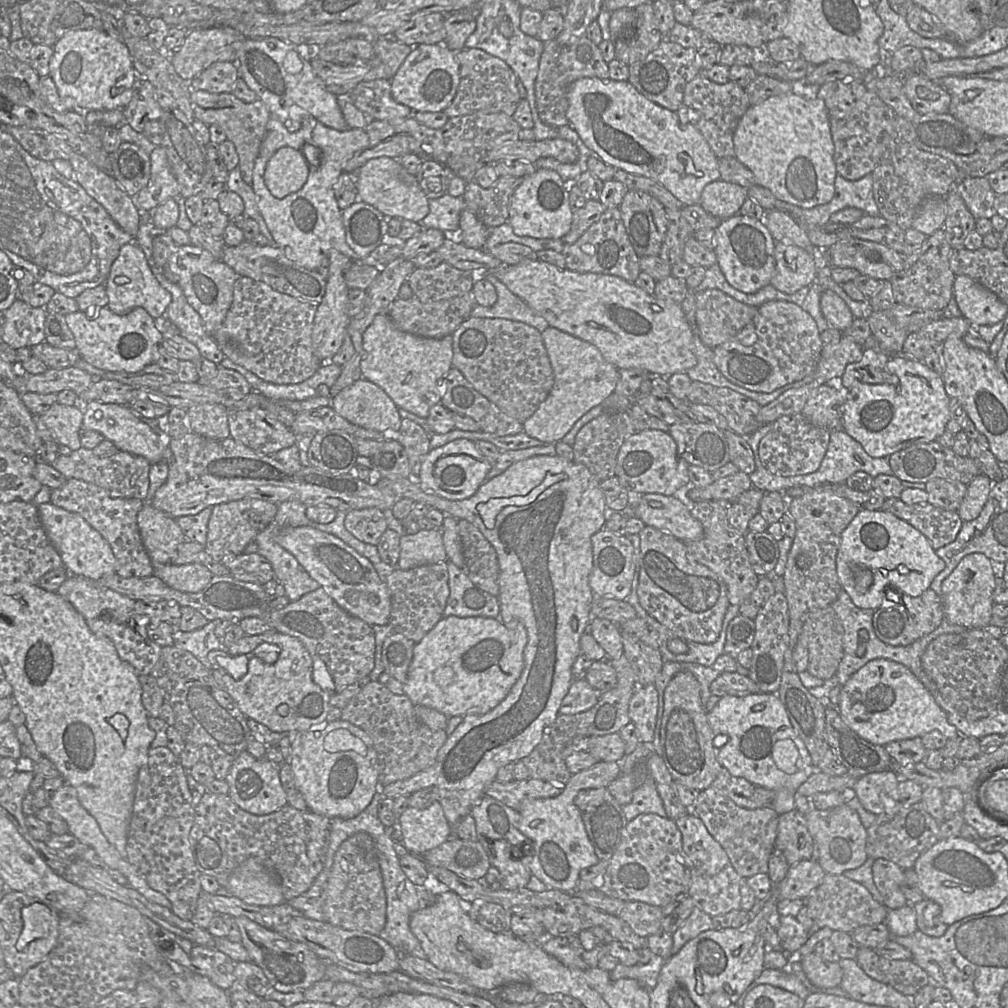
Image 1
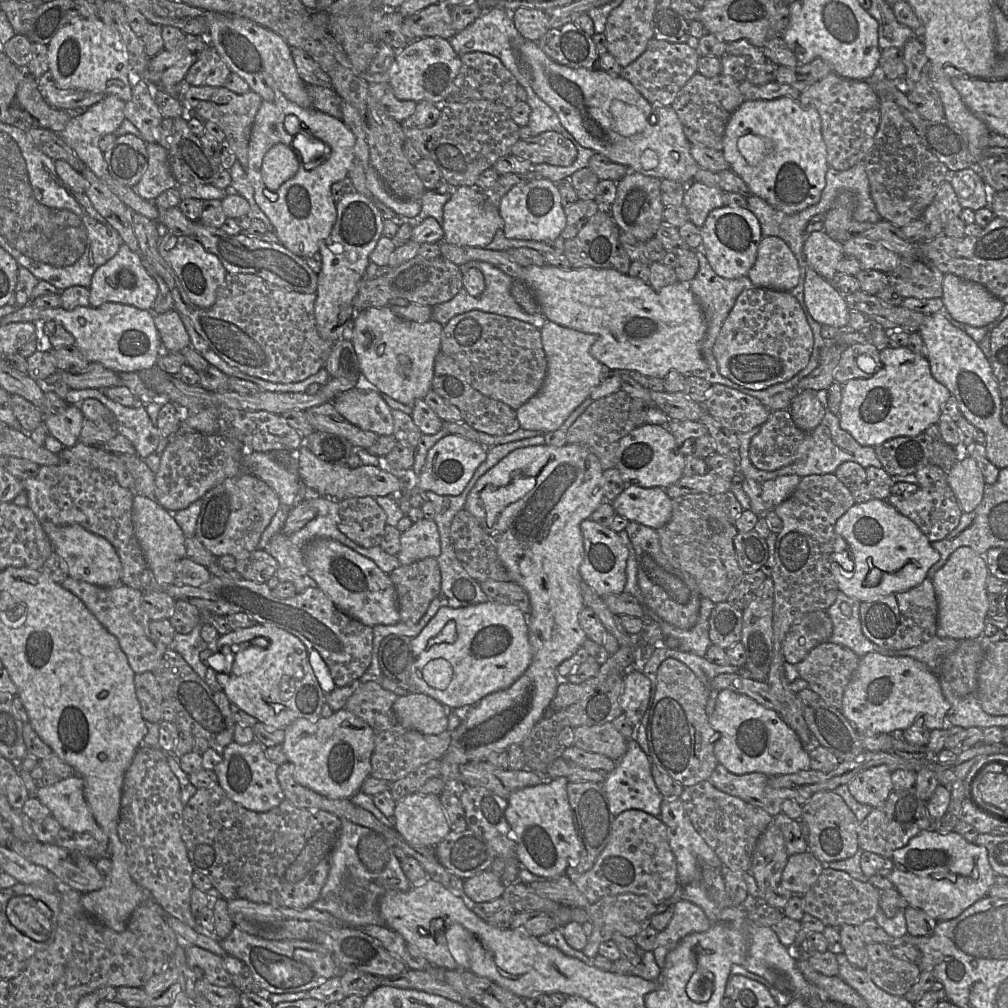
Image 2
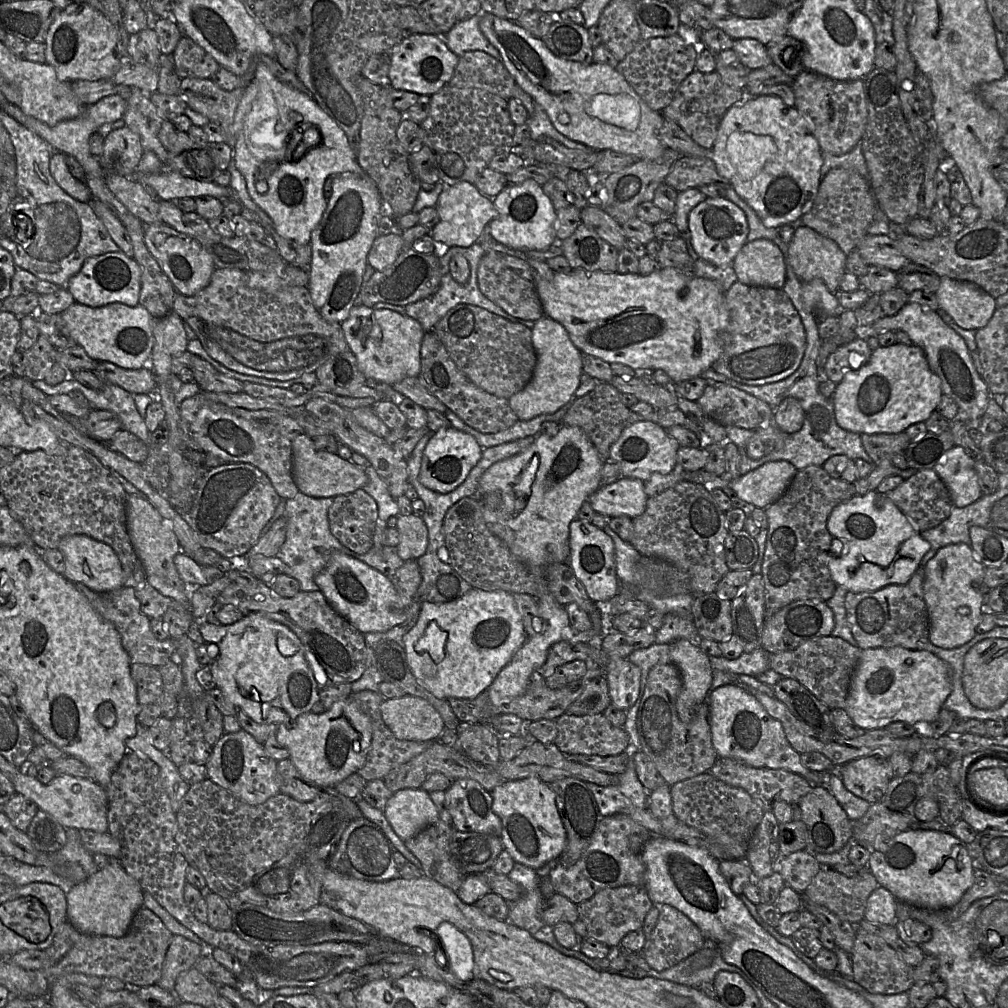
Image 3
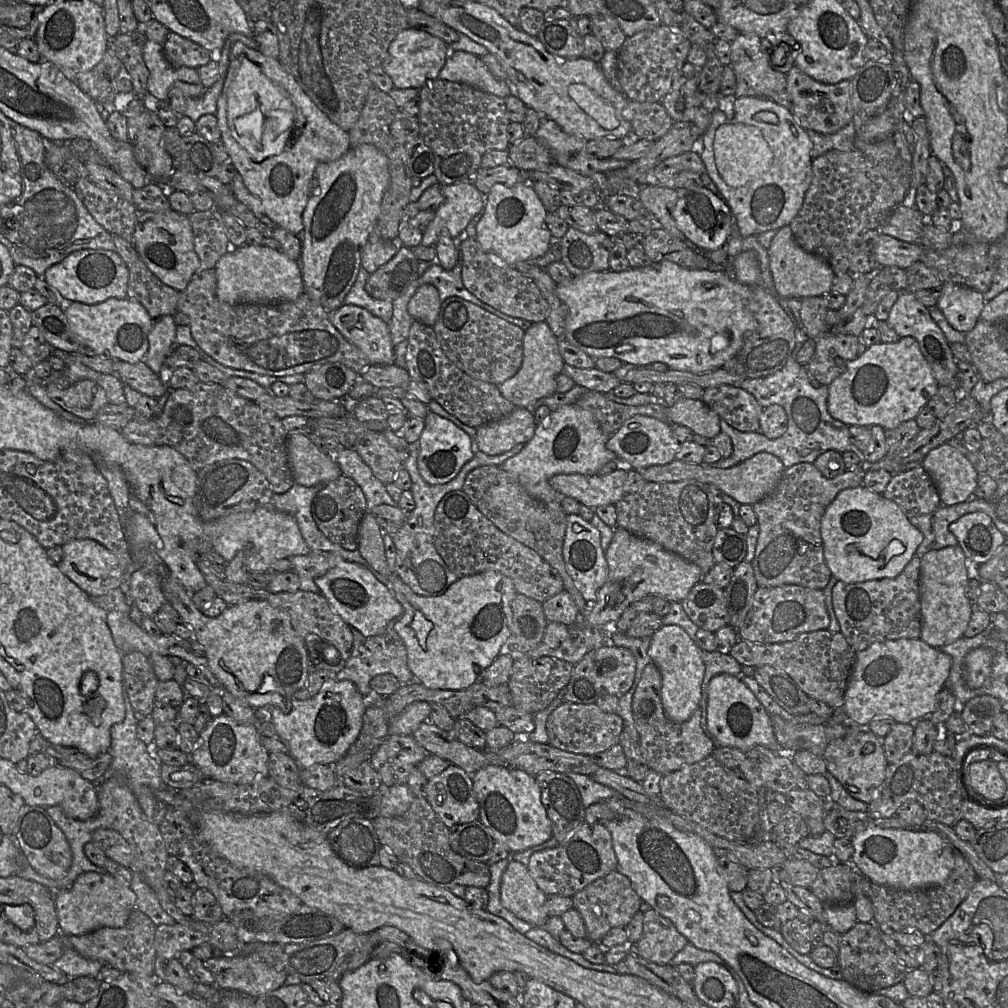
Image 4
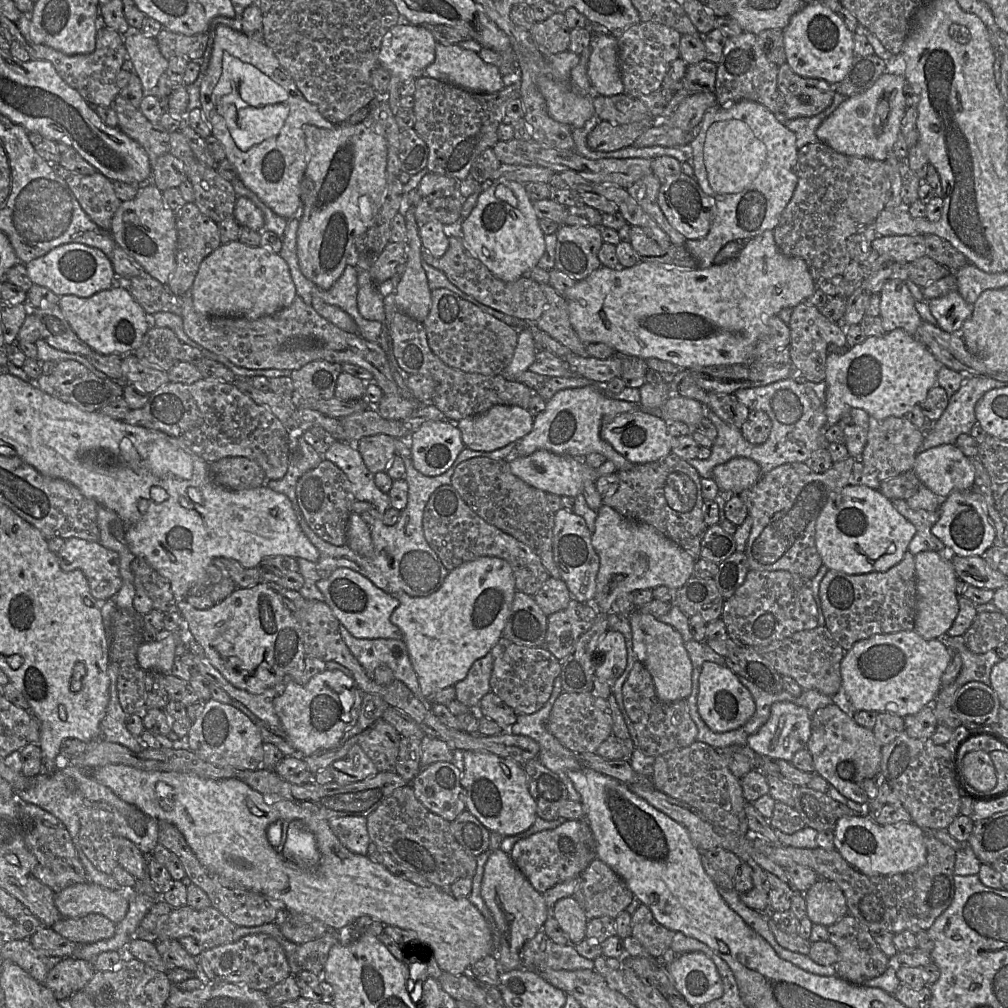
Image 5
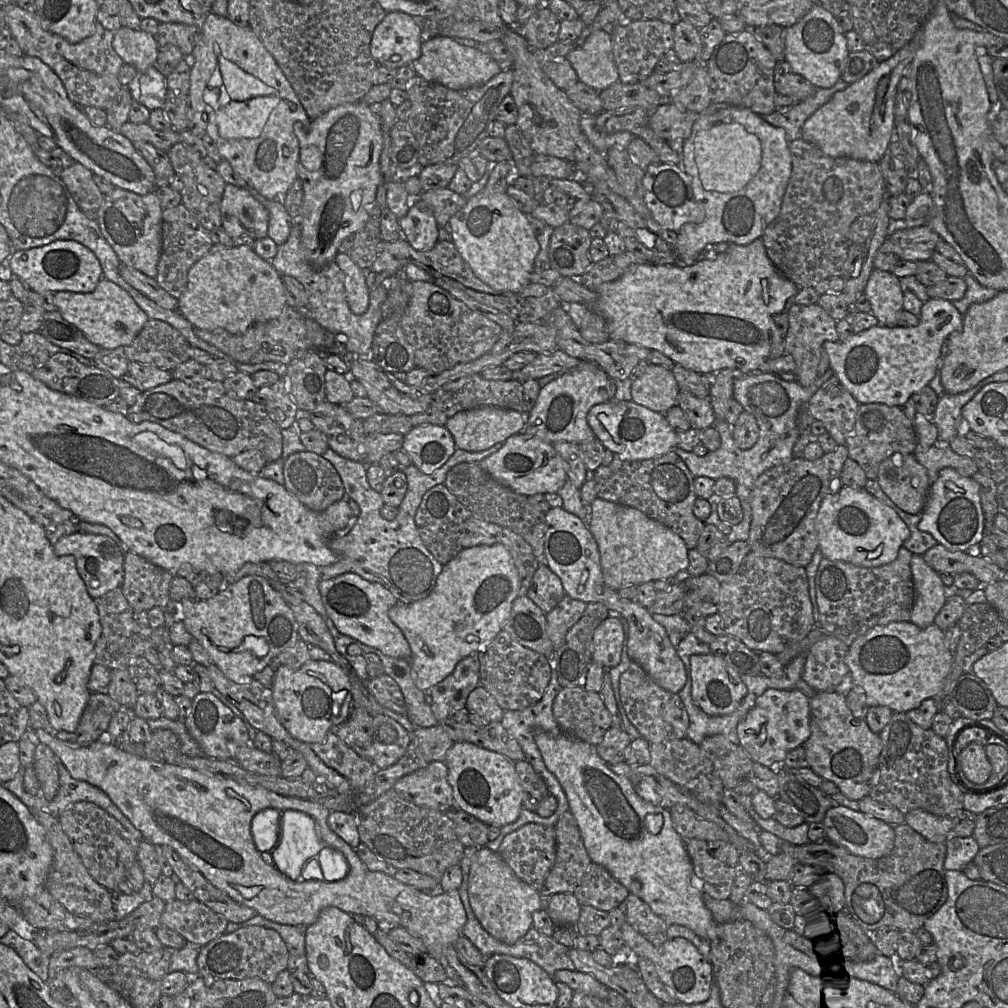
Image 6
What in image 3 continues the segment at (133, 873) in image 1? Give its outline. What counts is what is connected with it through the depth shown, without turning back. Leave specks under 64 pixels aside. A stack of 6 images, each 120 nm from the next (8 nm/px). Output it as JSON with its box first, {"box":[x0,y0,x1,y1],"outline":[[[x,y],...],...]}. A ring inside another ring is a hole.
{"box":[9,771,108,833],"outline":[[[22,771],[9,778],[18,794],[33,801],[40,810],[49,813],[64,828],[92,830],[98,833],[108,832],[106,792],[91,778],[58,774],[50,783],[43,784],[36,777]]]}

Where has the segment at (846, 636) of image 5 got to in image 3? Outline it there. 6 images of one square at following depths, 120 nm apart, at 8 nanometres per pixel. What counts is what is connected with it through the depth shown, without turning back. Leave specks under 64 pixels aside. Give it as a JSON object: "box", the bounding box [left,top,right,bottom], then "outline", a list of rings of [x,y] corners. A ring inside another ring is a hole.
{"box":[847,565,930,650],"outline":[[[919,565],[906,584],[888,585],[872,592],[847,593],[847,620],[861,650],[896,646],[915,650],[919,643],[929,641],[930,619],[923,595],[924,577],[925,565]]]}

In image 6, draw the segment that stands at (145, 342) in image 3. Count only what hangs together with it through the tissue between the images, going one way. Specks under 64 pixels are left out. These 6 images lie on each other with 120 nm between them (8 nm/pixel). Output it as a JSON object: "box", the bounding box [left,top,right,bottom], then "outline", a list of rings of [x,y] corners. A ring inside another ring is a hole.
{"box":[53,278,149,349],"outline":[[[105,278],[98,282],[92,292],[60,291],[54,293],[53,299],[61,316],[100,349],[116,349],[130,345],[149,320],[146,313],[124,289]]]}

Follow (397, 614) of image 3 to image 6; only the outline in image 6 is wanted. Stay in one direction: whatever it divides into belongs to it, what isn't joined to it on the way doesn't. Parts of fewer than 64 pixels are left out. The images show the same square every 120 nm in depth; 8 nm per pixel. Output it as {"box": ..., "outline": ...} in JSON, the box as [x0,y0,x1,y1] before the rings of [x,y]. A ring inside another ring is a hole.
{"box":[319,573,411,660],"outline":[[[345,573],[320,582],[319,591],[327,617],[338,631],[384,655],[410,660],[411,649],[402,631],[389,618],[388,612],[398,599],[381,584],[369,582],[356,573]]]}

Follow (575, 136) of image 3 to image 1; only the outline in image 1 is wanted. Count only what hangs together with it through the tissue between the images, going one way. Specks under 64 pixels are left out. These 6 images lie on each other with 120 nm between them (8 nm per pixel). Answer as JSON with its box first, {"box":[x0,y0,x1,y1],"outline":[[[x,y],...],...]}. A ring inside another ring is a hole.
{"box":[566,77,720,206],"outline":[[[584,77],[574,81],[567,91],[568,109],[566,112],[569,124],[578,134],[584,145],[598,155],[605,163],[621,169],[625,172],[650,178],[662,184],[677,198],[683,206],[691,206],[699,203],[703,189],[713,181],[720,180],[718,158],[708,146],[701,133],[690,123],[682,123],[681,117],[676,111],[670,111],[644,97],[627,81],[614,81],[595,77]]]}

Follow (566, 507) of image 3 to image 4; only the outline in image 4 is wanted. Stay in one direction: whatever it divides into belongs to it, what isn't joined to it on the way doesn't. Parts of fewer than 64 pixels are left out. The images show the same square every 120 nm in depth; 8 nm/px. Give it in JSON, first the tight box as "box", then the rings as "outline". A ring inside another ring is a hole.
{"box":[501,404,618,504],"outline":[[[575,404],[563,405],[538,424],[531,440],[501,467],[513,475],[533,498],[544,504],[560,503],[566,496],[550,485],[551,477],[557,474],[598,474],[605,463],[618,460],[617,455],[606,447],[607,438],[590,412]]]}

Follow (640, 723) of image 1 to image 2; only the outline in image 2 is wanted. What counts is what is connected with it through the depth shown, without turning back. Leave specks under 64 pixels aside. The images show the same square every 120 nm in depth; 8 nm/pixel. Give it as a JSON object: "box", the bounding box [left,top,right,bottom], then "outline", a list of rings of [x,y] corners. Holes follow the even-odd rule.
{"box":[620,668,650,731],"outline":[[[631,668],[624,673],[620,706],[632,722],[635,731],[649,707],[650,689],[650,681],[641,671]]]}

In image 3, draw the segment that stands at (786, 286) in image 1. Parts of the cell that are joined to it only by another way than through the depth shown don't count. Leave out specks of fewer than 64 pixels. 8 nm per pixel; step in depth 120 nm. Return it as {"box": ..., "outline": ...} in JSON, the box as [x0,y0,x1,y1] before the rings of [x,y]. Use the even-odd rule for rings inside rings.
{"box":[732,239,786,289],"outline":[[[768,239],[747,242],[732,262],[737,281],[750,286],[782,289],[786,282],[786,258]]]}

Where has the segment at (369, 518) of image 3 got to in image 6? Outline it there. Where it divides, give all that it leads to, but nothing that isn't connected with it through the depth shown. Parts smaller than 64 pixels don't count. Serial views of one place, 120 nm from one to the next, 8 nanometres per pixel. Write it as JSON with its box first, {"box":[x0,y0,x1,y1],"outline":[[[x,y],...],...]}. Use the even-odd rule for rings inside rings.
{"box":[283,451,346,512],"outline":[[[309,451],[290,455],[283,467],[284,486],[305,507],[321,512],[346,496],[342,480],[335,467],[322,456]]]}

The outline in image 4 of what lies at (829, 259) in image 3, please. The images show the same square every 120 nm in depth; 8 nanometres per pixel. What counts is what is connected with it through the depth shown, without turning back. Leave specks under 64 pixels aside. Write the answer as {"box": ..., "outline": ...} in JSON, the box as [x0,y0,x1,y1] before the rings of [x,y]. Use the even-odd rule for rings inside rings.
{"box":[767,225,836,299],"outline":[[[789,225],[777,230],[777,234],[767,250],[769,267],[778,297],[802,299],[822,296],[831,291],[832,282],[836,277],[832,268],[822,258],[800,247],[795,241]]]}

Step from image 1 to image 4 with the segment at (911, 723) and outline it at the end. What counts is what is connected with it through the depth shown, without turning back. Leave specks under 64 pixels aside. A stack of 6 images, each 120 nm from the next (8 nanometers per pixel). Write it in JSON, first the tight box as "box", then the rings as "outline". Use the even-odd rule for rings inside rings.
{"box":[843,639,951,727],"outline":[[[919,639],[875,642],[856,653],[846,686],[843,713],[850,723],[867,727],[873,719],[892,718],[910,723],[928,717],[935,710],[937,696],[946,686],[951,657]]]}

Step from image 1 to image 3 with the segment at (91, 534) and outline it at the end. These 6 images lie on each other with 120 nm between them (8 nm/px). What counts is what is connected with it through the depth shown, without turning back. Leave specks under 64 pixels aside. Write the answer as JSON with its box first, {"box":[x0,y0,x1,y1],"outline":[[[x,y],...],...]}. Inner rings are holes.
{"box":[57,534,124,592],"outline":[[[84,534],[63,538],[57,547],[65,557],[64,577],[73,583],[82,583],[97,592],[110,592],[124,585],[120,559],[111,546]]]}

